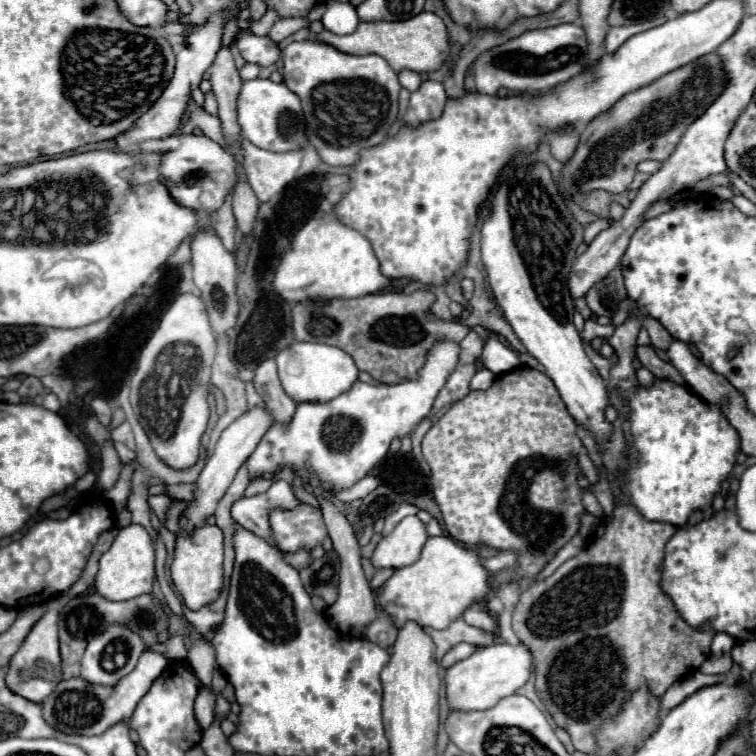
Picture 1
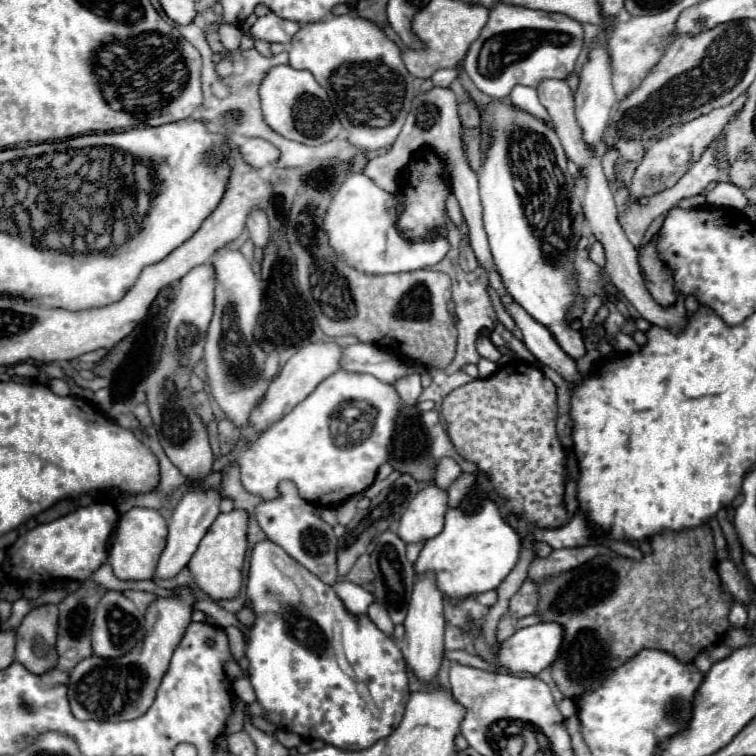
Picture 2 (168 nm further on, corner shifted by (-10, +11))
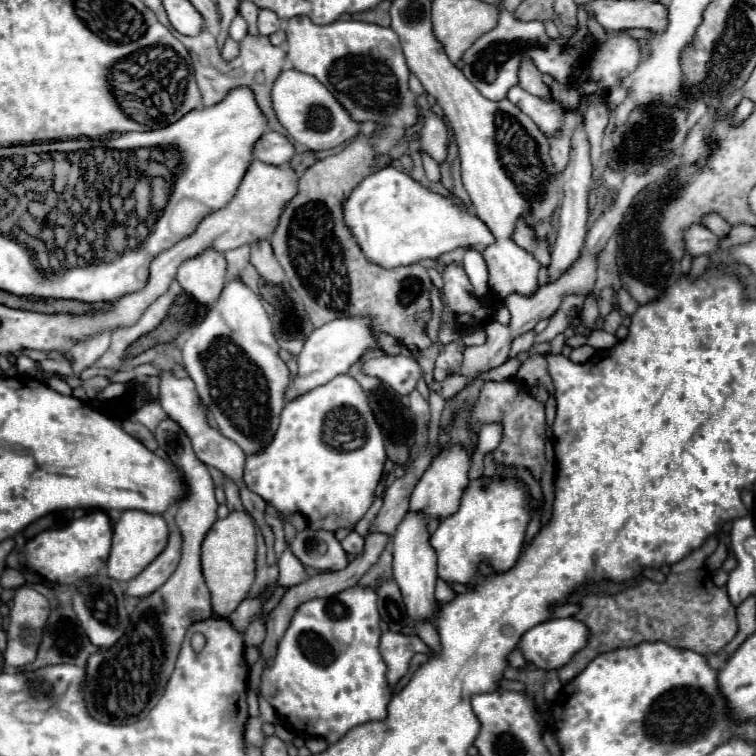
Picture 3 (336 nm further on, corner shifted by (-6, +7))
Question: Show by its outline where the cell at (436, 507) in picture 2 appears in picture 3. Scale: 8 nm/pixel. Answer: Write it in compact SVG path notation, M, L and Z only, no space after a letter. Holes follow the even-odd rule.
M456 443L456 445L444 447L438 453L438 457L430 463L430 467L424 471L422 479L418 481L418 485L410 497L410 511L422 511L430 519L434 519L434 517L446 519L446 517L450 517L450 513L456 513L460 499L464 495L464 489L468 487L470 463L472 463L472 457L468 455L468 451L462 445Z

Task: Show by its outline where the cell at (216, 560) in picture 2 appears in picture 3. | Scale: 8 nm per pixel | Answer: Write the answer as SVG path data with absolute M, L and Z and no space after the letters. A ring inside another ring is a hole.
M234 511L212 525L202 543L202 569L212 593L214 613L228 617L248 597L256 575L256 527L248 513Z

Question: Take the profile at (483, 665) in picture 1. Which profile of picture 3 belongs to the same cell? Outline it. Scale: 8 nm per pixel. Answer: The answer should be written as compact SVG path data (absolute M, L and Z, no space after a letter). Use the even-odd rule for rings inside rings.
M576 617L548 619L524 633L520 649L528 663L544 671L560 669L586 647L588 635L588 627Z

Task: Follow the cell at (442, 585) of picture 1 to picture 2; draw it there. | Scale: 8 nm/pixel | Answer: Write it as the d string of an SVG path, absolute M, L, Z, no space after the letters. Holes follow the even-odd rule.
M482 501L476 511L464 507L448 509L442 533L426 541L414 563L414 571L418 575L434 573L440 593L444 595L444 599L450 601L452 607L456 607L460 605L462 599L496 589L514 569L518 555L520 555L518 533L502 521L496 503Z

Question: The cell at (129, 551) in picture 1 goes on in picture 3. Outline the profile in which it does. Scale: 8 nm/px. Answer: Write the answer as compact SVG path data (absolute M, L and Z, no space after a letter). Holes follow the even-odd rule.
M124 511L114 525L112 551L106 565L106 573L116 581L134 579L138 573L142 573L142 569L146 569L146 565L154 561L154 557L158 557L158 553L162 553L168 543L168 535L170 531L162 515L150 515L144 511Z

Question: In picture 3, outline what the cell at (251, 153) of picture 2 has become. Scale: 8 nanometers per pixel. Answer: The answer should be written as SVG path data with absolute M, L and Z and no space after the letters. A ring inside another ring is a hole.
M266 131L258 145L254 145L254 159L266 161L270 165L286 165L294 157L294 145L290 143L288 137L276 133L276 131Z

